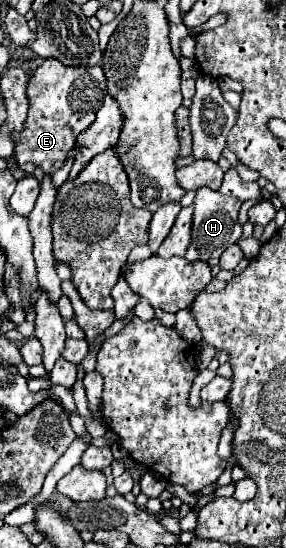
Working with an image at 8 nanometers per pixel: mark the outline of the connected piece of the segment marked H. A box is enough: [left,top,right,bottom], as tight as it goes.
[185,188,241,262]

